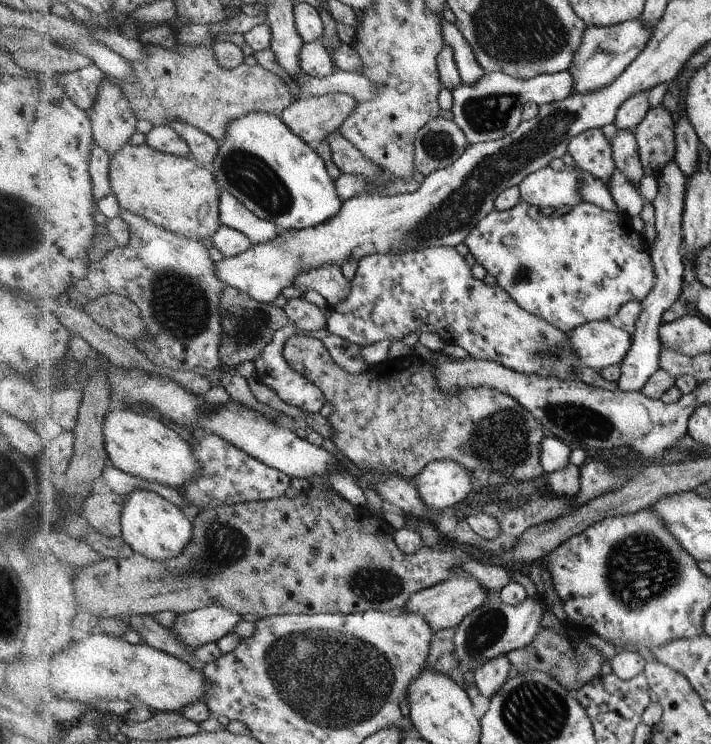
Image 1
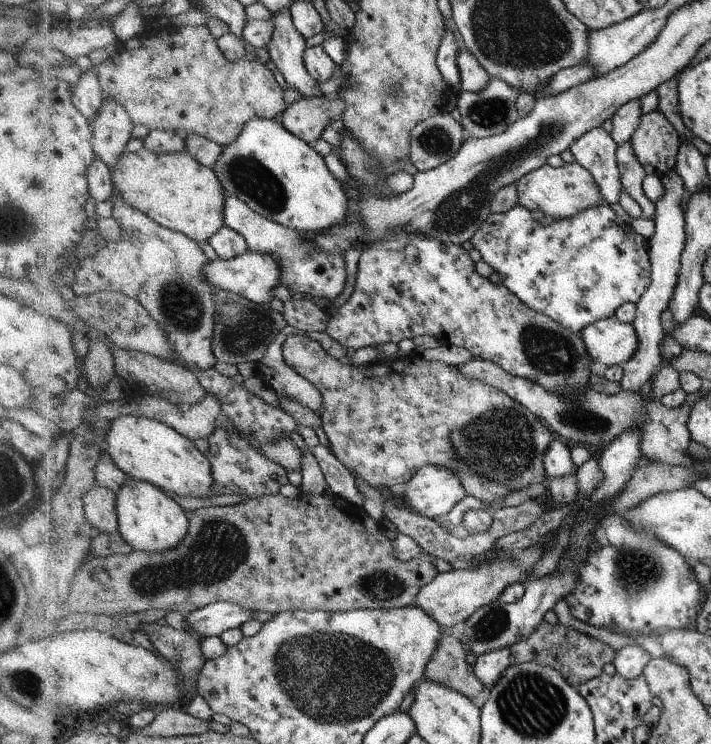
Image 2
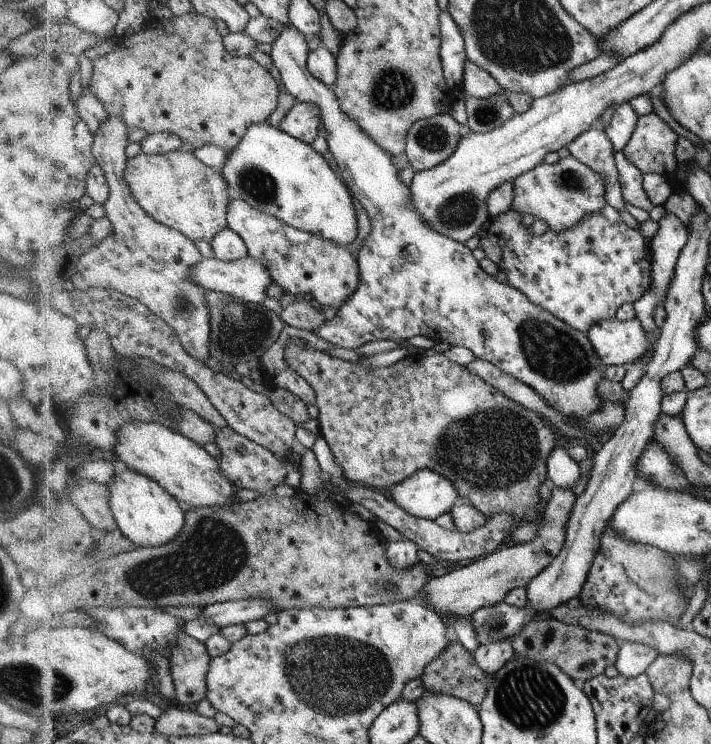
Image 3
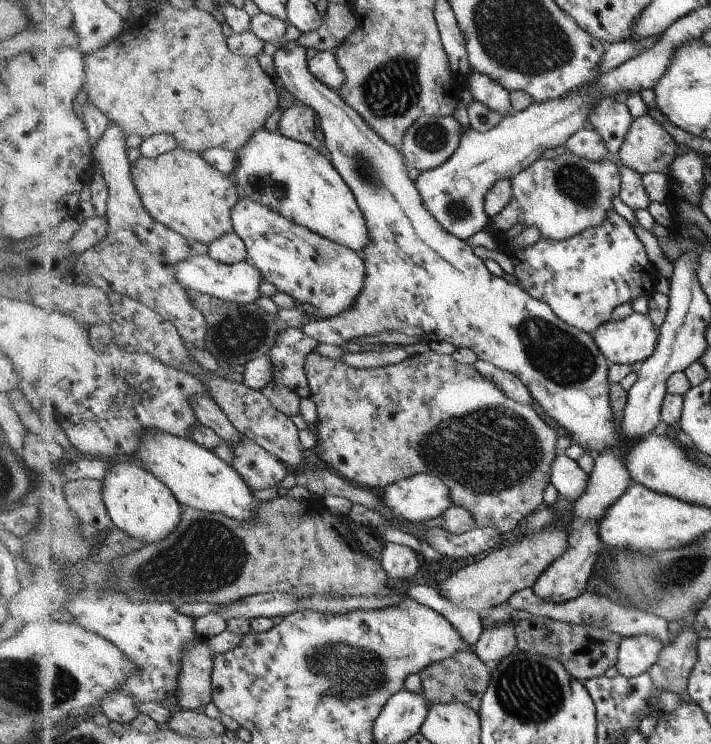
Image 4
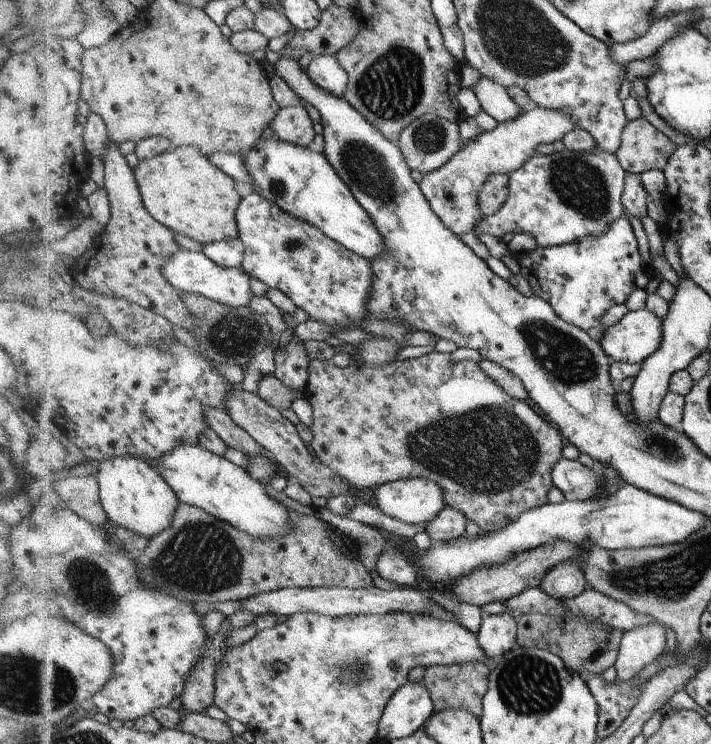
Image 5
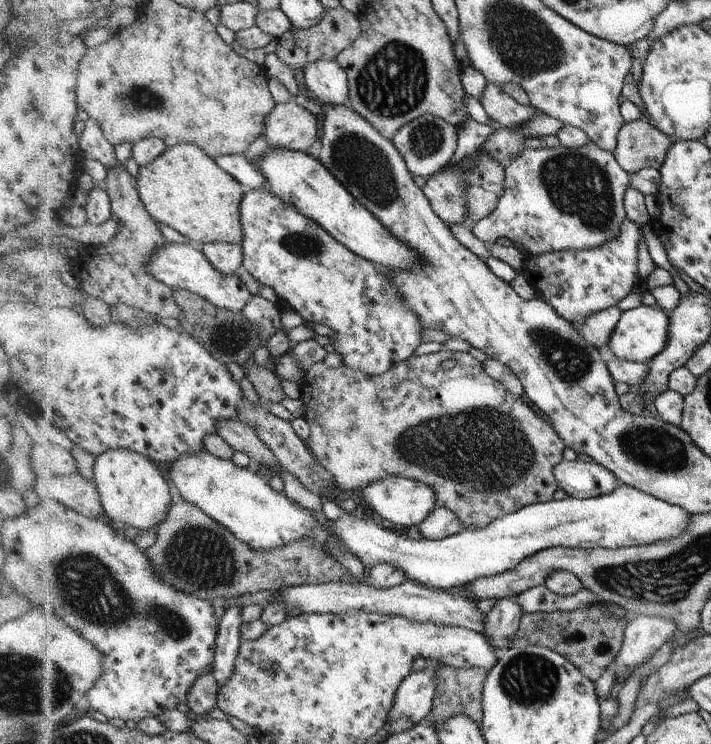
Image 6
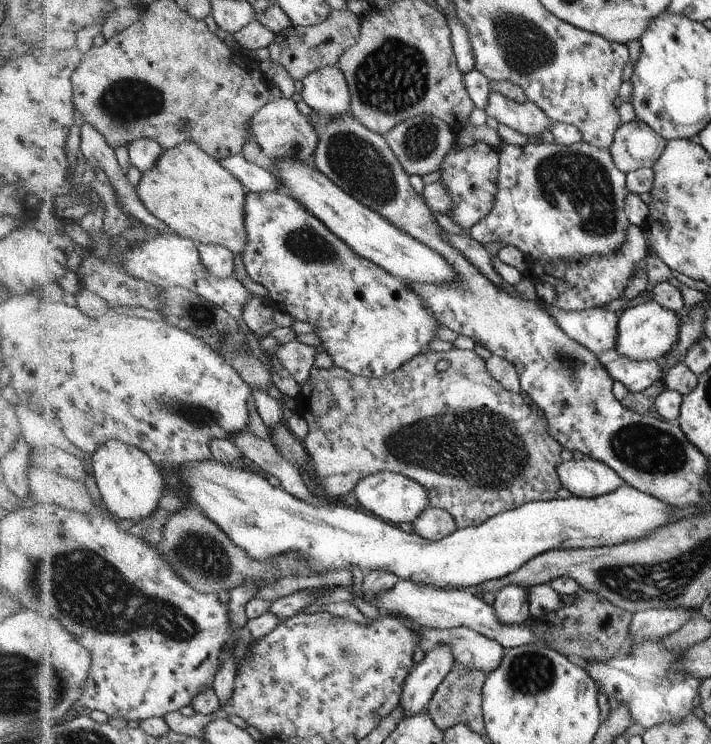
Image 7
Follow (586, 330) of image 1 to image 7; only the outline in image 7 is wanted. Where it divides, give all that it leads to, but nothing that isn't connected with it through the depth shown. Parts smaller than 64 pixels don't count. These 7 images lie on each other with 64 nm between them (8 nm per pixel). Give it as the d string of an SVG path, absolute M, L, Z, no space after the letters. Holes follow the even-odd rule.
M652 300L624 309L617 322L615 349L635 361L656 361L670 352L680 338L681 318L677 312Z

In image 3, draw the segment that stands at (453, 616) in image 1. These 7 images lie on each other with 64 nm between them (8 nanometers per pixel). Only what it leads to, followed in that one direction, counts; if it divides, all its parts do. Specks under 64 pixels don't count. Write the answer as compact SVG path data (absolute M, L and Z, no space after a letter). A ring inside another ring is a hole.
M551 485L551 498L543 515L545 523L536 538L520 545L503 546L486 558L480 558L469 565L457 566L442 576L432 578L423 589L427 597L427 606L448 623L447 615L471 617L472 613L482 607L504 601L510 590L518 587L526 588L529 582L558 556L565 543L564 524L569 519L576 499L577 496L572 489Z

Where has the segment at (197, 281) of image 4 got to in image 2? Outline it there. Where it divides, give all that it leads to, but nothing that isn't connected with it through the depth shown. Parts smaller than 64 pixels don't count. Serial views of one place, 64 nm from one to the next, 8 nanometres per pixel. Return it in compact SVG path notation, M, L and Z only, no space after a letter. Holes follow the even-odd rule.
M249 250L245 255L233 259L216 259L205 268L207 279L218 289L228 289L241 294L257 304L268 304L274 300L276 288L283 284L283 266L272 253Z

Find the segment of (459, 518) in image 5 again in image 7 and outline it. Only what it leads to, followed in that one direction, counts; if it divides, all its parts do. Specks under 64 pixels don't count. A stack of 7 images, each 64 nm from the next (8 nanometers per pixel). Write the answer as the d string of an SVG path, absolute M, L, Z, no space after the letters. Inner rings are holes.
M430 507L414 521L414 530L422 538L440 541L449 534L456 533L457 521L449 511Z

